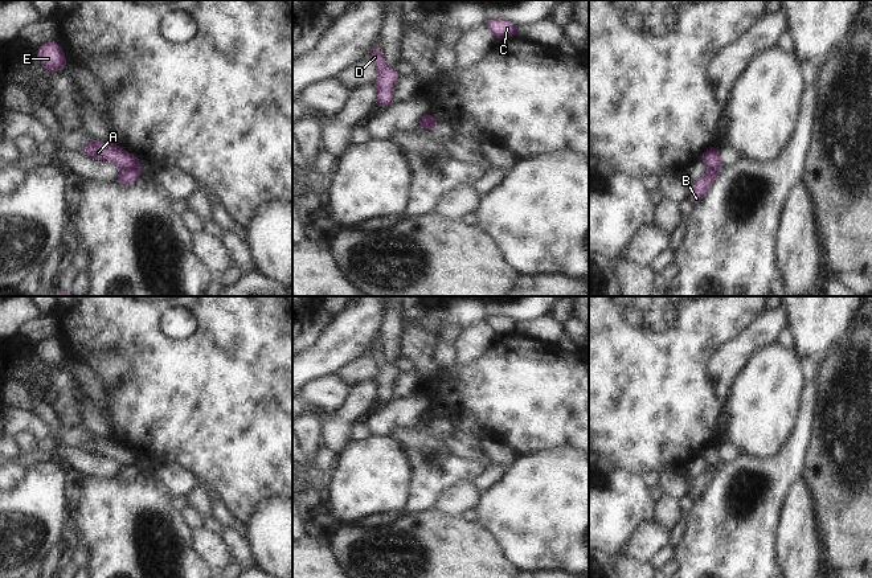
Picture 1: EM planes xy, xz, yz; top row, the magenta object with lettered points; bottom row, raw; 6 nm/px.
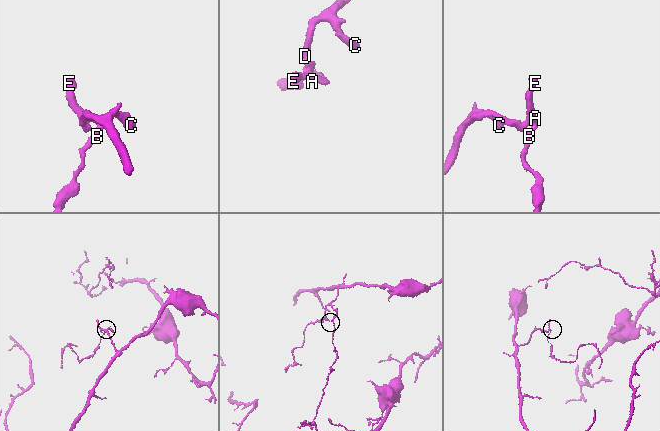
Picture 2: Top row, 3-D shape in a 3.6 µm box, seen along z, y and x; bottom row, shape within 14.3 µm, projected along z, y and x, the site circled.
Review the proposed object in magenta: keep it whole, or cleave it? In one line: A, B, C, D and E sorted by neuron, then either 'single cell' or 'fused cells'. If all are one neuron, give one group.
groups A C D E / B; fused cells

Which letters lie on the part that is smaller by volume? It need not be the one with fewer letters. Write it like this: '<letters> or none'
B

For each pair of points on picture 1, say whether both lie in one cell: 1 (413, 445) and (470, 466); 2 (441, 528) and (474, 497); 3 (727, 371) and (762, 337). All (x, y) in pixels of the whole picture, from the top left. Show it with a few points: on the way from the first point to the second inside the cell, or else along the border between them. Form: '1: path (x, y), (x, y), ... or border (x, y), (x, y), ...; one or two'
1: path (428, 451), (434, 451), (449, 466), (455, 466); one
2: border (434, 508), (451, 516), (462, 517); two
3: path (733, 361), (753, 341); one

